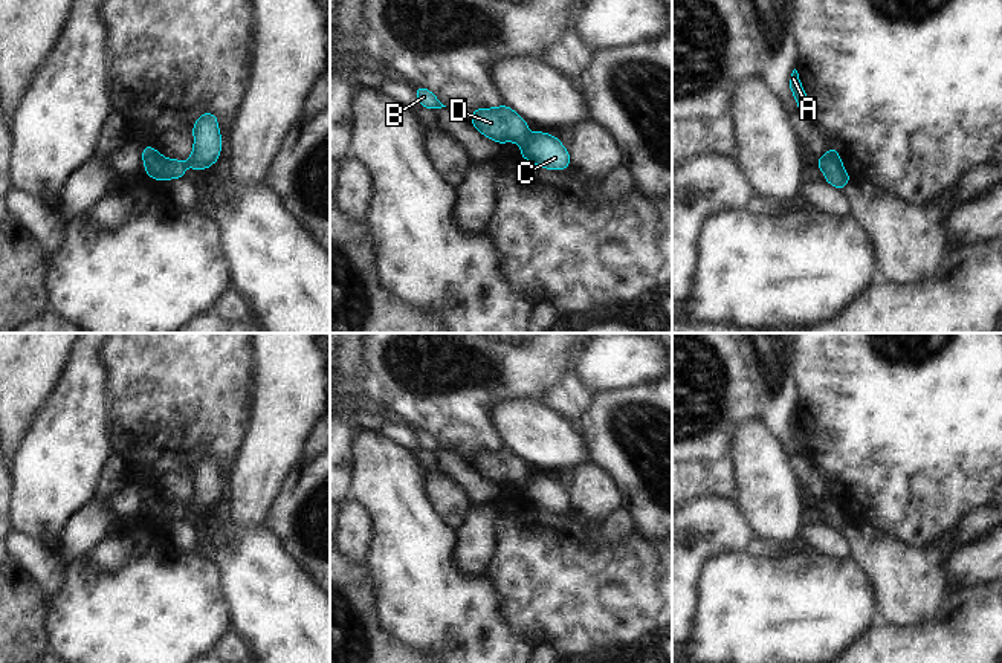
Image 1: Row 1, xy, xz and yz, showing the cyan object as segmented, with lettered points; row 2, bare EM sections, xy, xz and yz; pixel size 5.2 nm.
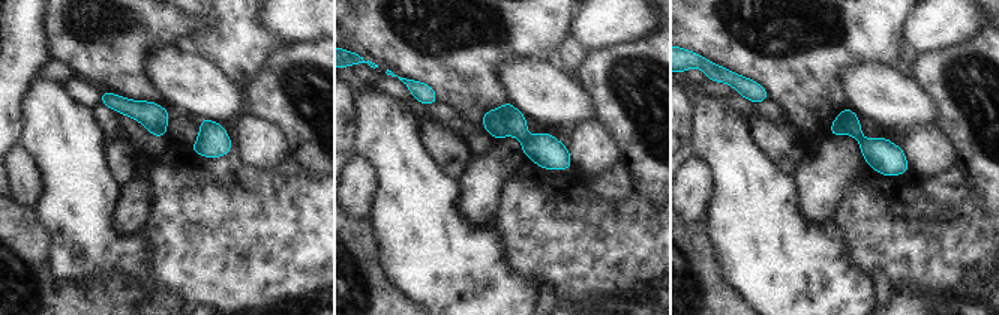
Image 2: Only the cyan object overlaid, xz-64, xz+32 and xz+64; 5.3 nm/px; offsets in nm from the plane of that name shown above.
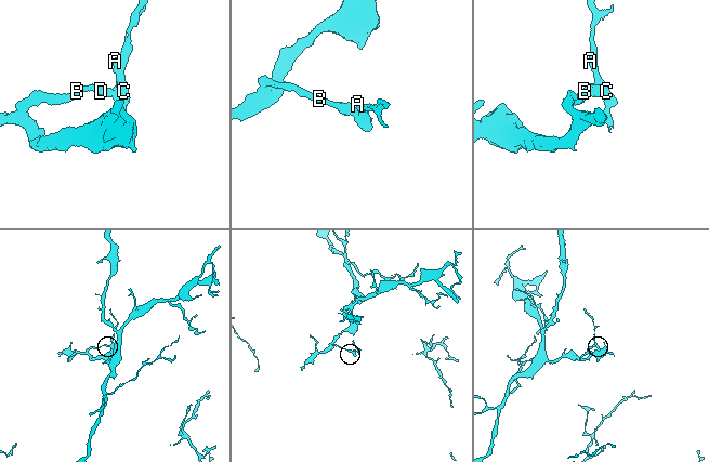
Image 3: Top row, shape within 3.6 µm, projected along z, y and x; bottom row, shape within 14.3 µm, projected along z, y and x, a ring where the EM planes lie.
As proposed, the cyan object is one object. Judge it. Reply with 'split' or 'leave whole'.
split

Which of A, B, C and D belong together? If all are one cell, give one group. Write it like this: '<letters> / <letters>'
A C / B D

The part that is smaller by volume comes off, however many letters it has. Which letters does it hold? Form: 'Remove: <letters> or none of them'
Remove: A, C

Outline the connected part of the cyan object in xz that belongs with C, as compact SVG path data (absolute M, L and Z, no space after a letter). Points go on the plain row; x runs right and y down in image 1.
M535 474L521 489L521 500L548 512L565 512L570 509L570 495L558 480Z

